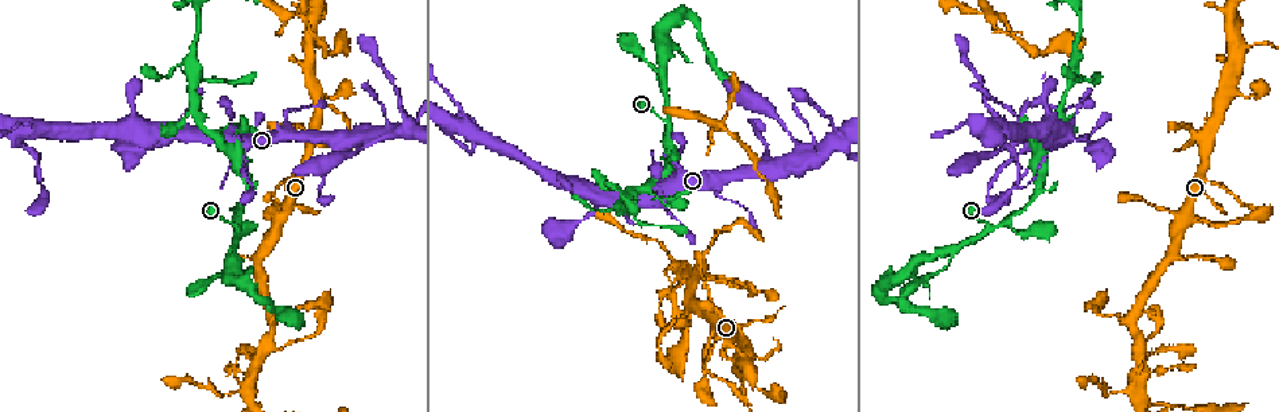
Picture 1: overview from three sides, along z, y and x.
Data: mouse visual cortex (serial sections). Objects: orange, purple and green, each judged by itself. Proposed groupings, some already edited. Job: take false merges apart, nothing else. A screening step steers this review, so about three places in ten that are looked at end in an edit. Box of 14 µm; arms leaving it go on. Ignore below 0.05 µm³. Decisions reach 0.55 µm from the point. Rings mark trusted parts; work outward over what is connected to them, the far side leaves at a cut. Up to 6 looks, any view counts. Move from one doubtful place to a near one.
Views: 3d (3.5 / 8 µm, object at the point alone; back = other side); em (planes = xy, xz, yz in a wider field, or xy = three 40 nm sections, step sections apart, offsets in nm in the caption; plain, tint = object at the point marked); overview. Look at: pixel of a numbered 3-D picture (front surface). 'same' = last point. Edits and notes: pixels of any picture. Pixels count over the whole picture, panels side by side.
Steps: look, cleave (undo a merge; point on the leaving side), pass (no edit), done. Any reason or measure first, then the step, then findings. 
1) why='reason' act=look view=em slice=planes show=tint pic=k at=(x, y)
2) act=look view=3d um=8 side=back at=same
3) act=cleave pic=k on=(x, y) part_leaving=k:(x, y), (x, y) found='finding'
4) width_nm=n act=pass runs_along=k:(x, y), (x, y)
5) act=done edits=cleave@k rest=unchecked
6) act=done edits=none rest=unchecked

why='arms part here' act=look view=3d um=8 pic=1 at=(662, 83)

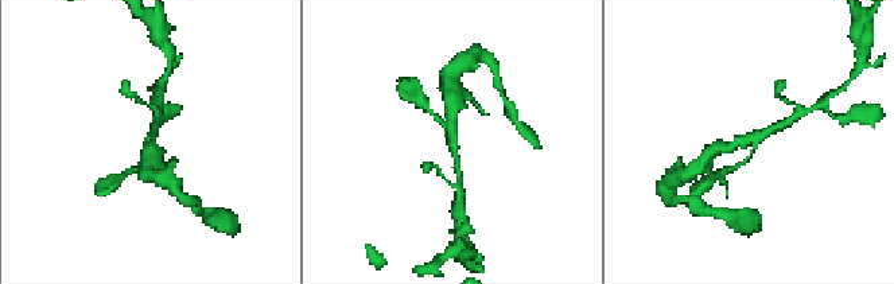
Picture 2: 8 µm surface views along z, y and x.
act=look view=3d um=3.5 pic=2 at=(753, 136)

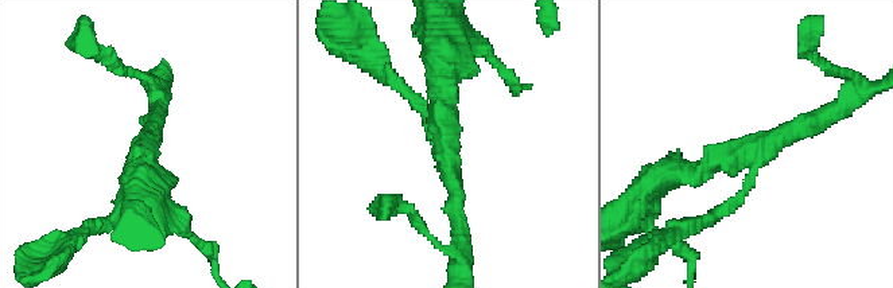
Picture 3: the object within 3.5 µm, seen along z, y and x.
arms=3 arm_widths_nm=150,200,250 why='shape alone is not enough' act=look view=em slice=planes show=tint pic=3 at=(446, 151)

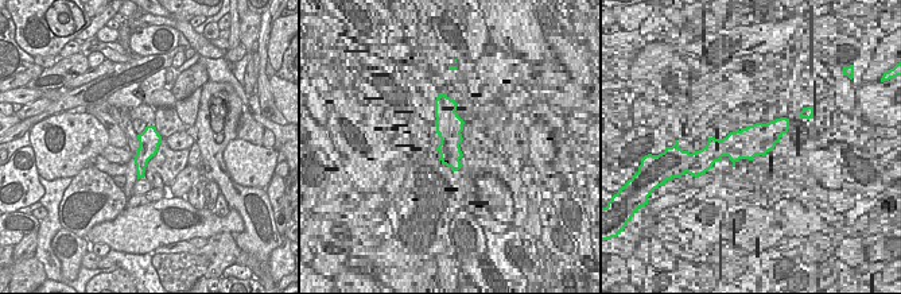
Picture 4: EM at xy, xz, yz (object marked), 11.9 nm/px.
act=pass found='all the same cell'

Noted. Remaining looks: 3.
why='arms part here' act=look view=3d um=3.5 pic=1 at=(1059, 115)

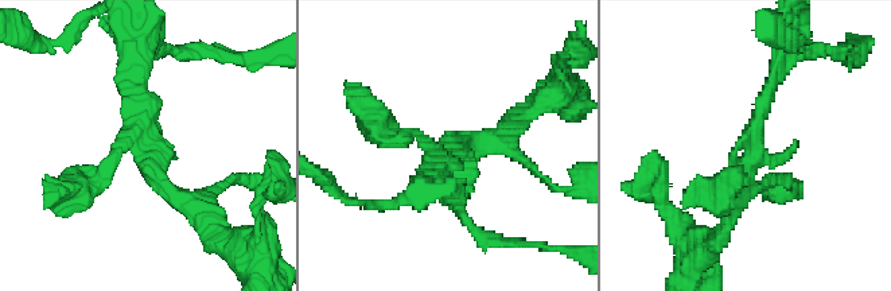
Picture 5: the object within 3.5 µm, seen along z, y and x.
why='need the tissue' act=look view=em slice=xy step=3 show=tint pic=5 at=(438, 155)

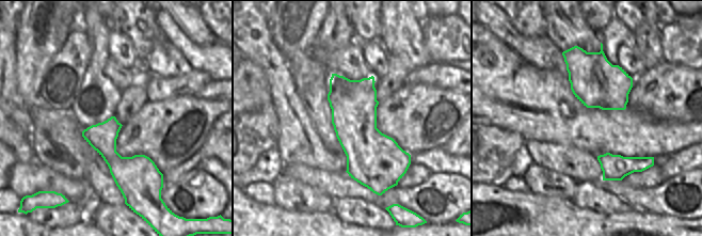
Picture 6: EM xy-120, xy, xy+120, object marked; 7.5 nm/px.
act=pass runs_along=5:(193, 212), (139, 146), (139, 62) found='continuous, no second cell'

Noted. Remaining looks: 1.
act=done edits=none rest=unchecked

